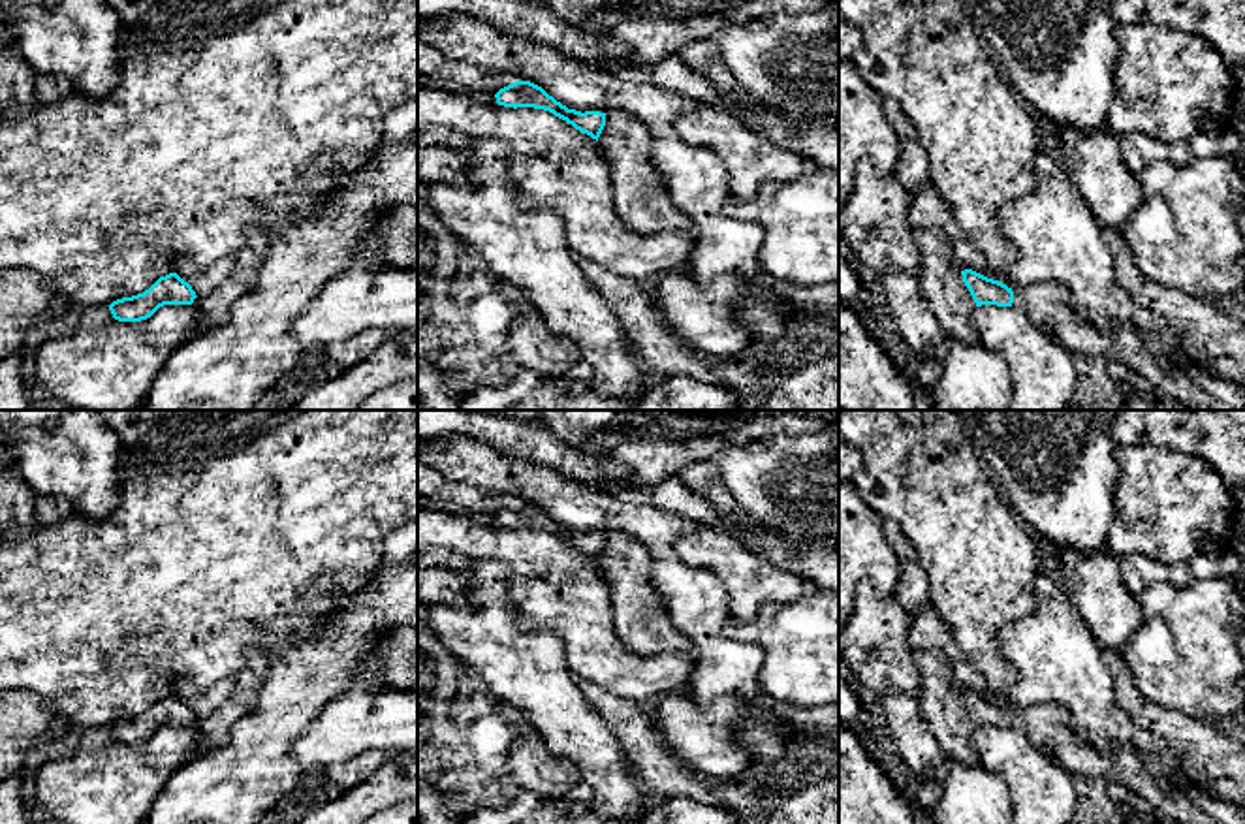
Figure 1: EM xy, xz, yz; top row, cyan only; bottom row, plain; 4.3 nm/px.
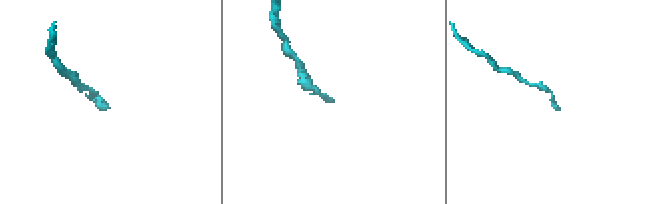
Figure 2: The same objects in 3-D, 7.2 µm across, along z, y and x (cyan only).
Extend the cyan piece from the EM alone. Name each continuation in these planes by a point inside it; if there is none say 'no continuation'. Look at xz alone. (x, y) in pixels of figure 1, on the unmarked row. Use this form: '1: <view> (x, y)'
no continuation

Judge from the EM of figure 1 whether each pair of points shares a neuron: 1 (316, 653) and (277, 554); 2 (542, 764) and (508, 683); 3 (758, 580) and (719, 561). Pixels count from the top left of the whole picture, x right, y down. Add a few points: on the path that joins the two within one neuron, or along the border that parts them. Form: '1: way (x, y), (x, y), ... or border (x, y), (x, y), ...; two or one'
1: border (307, 625), (286, 646), (269, 653); two
2: border (535, 730), (551, 751), (570, 760); two
3: way (749, 580), (728, 561); one

